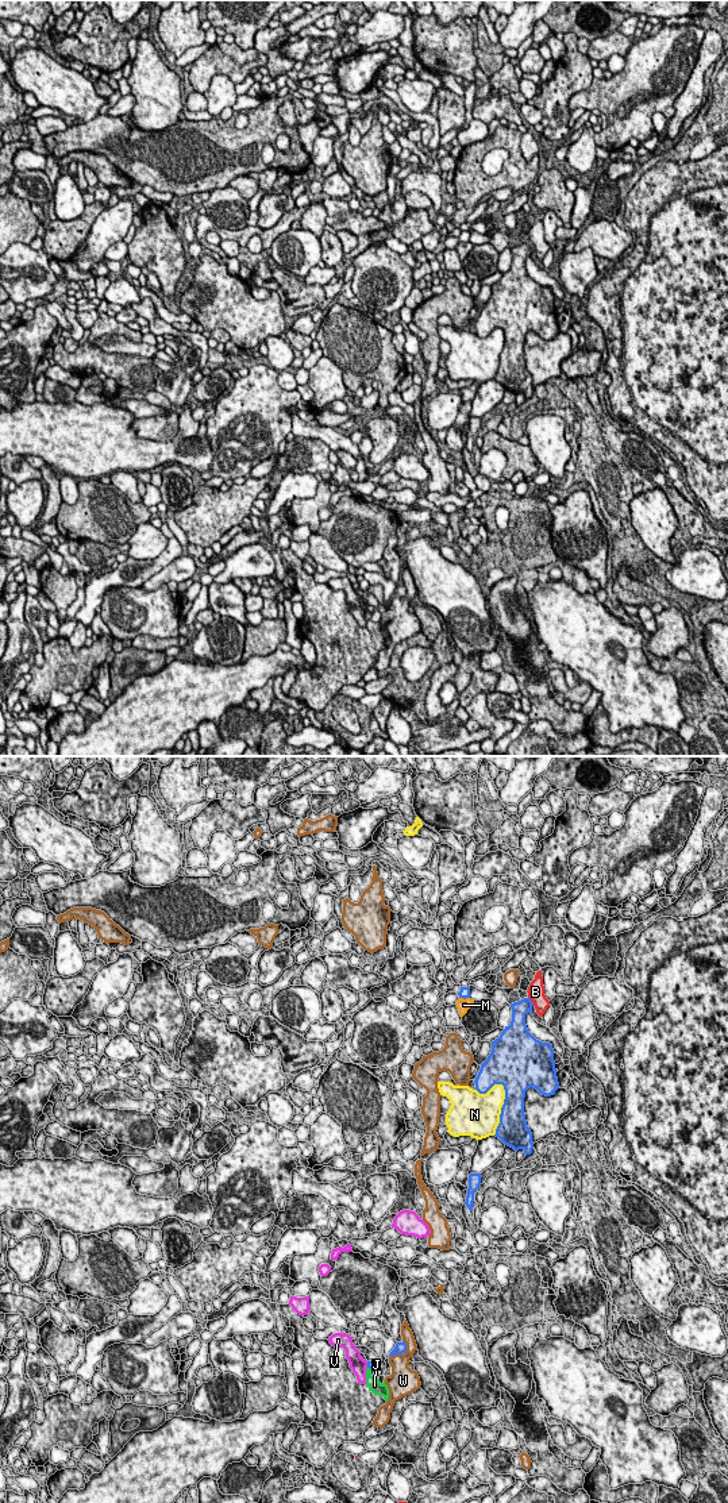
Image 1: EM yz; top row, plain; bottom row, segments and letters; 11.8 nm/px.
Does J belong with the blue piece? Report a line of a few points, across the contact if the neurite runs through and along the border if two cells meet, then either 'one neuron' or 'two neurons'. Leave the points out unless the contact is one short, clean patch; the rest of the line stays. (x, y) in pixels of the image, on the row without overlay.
line yz (366, 611), (370, 613); two neurons

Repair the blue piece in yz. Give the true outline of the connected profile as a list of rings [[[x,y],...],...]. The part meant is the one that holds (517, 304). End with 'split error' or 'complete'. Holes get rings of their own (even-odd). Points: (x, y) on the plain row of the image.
[[[529,242],[511,248],[511,269],[492,285],[492,296],[474,324],[479,338],[494,328],[504,329],[505,343],[494,379],[516,396],[523,393],[525,400],[534,393],[524,358],[525,335],[534,331],[550,340],[559,332],[552,289],[536,284],[525,269],[525,258],[532,258],[532,250]]] | complete

